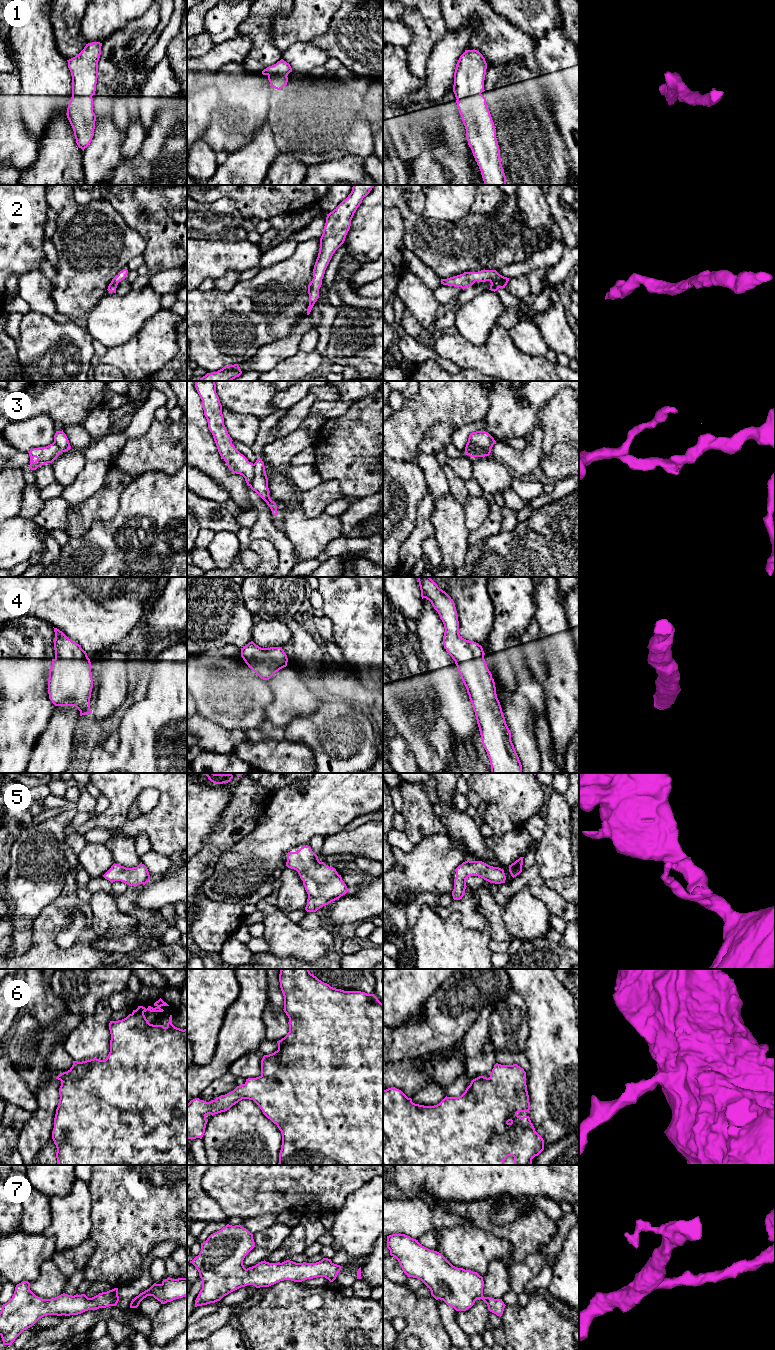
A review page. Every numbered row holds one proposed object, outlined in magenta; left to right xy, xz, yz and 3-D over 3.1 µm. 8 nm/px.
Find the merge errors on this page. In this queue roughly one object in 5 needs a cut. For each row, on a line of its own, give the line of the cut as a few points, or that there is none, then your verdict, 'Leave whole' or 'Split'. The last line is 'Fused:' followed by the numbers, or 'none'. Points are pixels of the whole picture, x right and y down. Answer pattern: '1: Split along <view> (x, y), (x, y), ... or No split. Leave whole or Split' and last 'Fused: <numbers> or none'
1: No split. Leave whole
2: No split. Leave whole
3: Split along yz (467, 442), (481, 447), (489, 454). Split
4: No split. Leave whole
5: No split. Leave whole
6: No split. Leave whole
7: No split. Leave whole
Fused: 3

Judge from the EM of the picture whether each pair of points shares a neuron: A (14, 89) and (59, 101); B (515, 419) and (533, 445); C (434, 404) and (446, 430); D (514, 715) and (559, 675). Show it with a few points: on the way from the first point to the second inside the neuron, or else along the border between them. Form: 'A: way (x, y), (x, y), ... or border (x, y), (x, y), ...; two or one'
A: border (15, 71), (19, 87), (19, 94), (17, 96); two
B: border (537, 423), (530, 434); two
C: border (456, 428), (449, 424), (435, 424), (423, 437); two
D: border (541, 683), (544, 689), (546, 712); two

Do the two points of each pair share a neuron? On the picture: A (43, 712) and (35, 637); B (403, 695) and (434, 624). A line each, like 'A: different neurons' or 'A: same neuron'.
A: same neuron
B: different neurons

